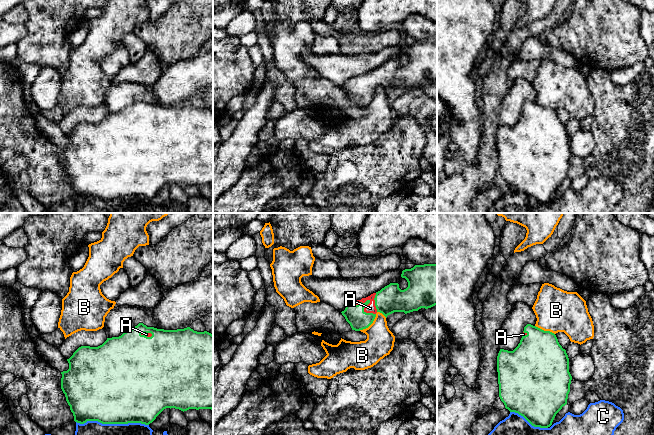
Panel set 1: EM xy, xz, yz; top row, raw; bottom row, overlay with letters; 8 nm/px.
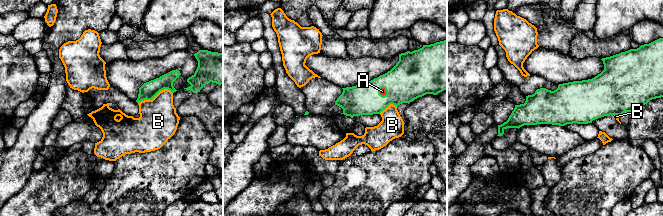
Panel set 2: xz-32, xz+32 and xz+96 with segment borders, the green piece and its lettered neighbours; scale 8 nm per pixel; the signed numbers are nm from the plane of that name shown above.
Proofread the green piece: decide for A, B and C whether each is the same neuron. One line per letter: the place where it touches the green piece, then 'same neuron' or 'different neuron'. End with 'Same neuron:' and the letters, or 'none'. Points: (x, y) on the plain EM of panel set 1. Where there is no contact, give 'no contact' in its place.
A: meets green in xz at (369, 78); same neuron
B: meets green in xz at (369, 101); different neuron
C: meets green in yz at (529, 198); different neuron
Same neuron: A

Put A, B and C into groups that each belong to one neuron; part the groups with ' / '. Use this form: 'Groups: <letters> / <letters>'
Groups: A / B / C

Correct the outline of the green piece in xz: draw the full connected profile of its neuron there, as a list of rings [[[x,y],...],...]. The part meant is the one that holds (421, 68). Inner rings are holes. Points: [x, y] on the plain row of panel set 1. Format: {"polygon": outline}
{"polygon": [[[437,40],[415,41],[403,46],[401,53],[408,58],[406,65],[401,66],[398,59],[390,59],[380,67],[346,82],[341,89],[352,106],[368,104],[377,88],[387,94],[394,88],[407,90],[437,81]]]}

